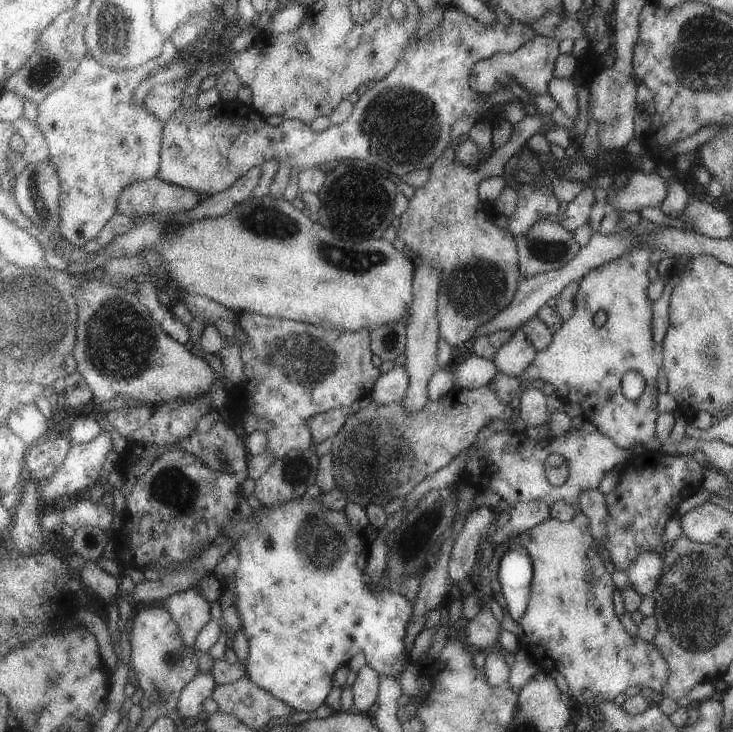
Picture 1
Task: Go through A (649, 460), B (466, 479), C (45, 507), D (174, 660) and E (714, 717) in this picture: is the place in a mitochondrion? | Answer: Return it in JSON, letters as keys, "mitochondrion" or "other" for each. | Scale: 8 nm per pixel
{"A":"other","B":"other","C":"other","D":"mitochondrion","E":"other"}

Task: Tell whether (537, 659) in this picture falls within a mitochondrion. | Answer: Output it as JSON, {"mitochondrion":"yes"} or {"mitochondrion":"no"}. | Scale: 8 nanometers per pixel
{"mitochondrion":"no"}

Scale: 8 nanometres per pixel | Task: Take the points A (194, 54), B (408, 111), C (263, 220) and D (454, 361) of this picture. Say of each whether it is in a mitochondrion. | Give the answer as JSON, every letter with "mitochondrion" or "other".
{"A":"other","B":"mitochondrion","C":"mitochondrion","D":"other"}

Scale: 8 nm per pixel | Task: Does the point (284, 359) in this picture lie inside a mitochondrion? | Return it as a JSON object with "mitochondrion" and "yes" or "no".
{"mitochondrion":"yes"}

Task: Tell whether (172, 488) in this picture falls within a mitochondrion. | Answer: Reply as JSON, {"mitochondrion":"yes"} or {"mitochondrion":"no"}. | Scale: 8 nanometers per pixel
{"mitochondrion":"yes"}

